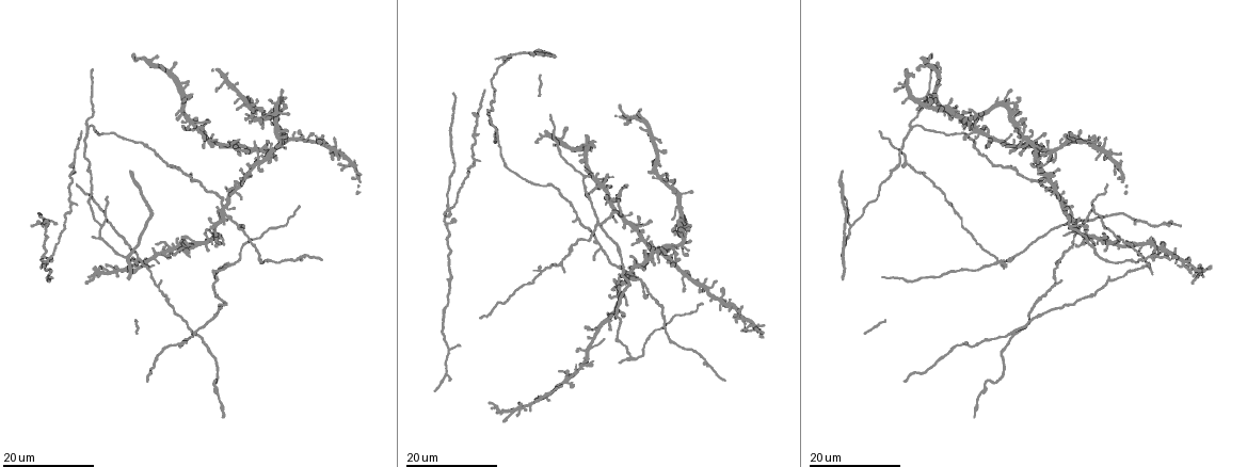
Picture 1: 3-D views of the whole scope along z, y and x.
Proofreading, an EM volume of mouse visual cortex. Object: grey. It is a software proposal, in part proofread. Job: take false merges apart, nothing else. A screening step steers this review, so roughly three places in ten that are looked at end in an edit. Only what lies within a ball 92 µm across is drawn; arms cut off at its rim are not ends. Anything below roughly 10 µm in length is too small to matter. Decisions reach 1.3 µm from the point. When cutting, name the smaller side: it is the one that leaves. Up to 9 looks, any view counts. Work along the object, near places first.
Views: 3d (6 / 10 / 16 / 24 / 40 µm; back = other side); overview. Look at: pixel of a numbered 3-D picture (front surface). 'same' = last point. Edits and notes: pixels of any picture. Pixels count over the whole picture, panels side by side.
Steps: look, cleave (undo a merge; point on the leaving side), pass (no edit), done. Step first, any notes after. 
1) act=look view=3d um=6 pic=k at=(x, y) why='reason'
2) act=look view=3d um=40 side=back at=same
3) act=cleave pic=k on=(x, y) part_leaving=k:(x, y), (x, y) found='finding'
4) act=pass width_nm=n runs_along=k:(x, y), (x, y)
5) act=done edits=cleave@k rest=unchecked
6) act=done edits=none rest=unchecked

act=look view=3d um=24 pic=1 at=(193, 331) why='looks like a crossing'

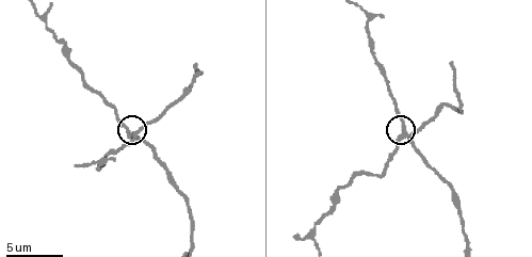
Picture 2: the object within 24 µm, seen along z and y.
act=look view=3d um=6 pic=2 at=(404, 133) why='zoom in'

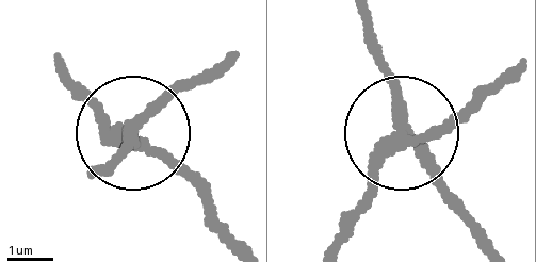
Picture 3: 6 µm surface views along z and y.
act=cleave pic=3 on=(198, 179) side_arm_um=27 part_leaving=3:(132, 142), (102, 123), (68, 72) found='a second cell is stuck on'

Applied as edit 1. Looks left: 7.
act=look view=overview

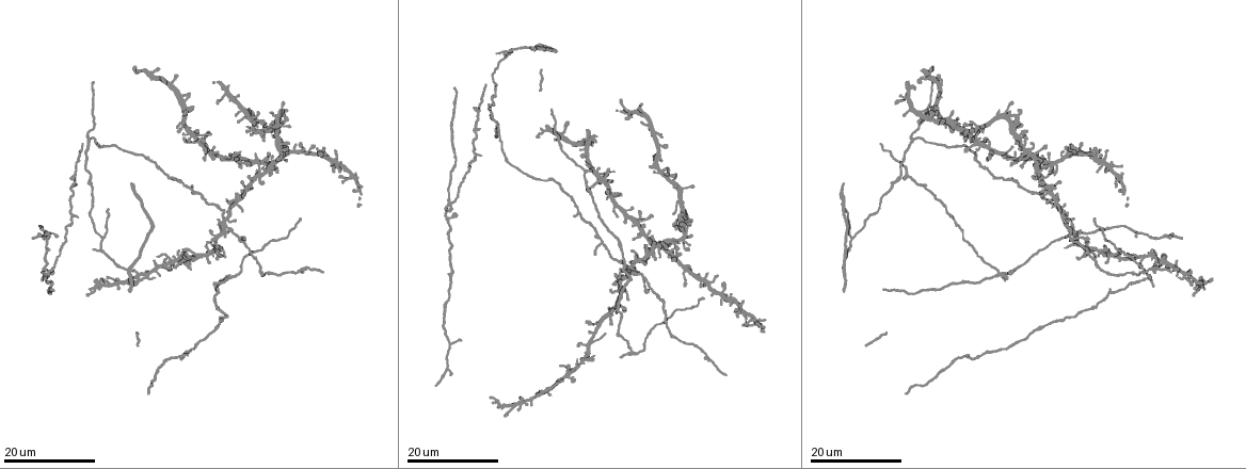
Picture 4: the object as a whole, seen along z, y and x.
act=look view=3d um=16 pic=4 at=(179, 355) why='side arm on a straight run'

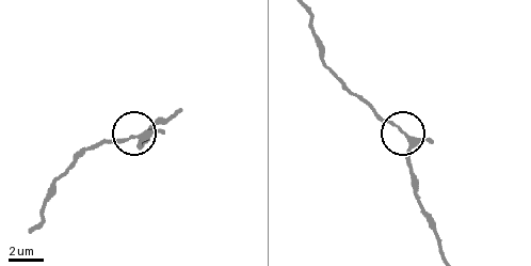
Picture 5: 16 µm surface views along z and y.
act=look view=3d um=10 pic=5 at=(405, 135)

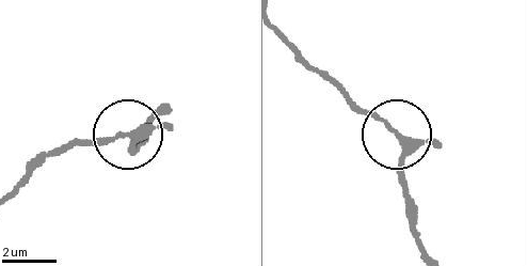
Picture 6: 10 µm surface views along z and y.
act=pass runs_along=6:(424, 249), (397, 139), (341, 85) found='all the same cell'

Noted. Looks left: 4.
act=look view=3d um=16 pic=4 at=(450, 202) why='four or more arms meet'

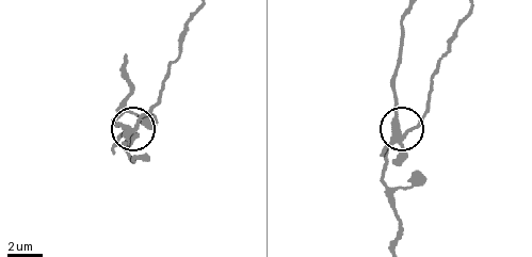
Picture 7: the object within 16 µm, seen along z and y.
act=look view=3d um=10 pic=7 at=(126, 131)

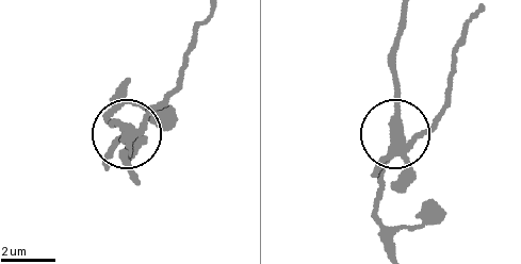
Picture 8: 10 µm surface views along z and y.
act=cleave pic=8 on=(157, 105) arms=5 part_leaving=8:(137, 132), (176, 86), (204, 18) found='a second cell is stuck on'

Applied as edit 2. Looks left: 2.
act=done edits=cleave@3,cleave@8 rest=unchecked

